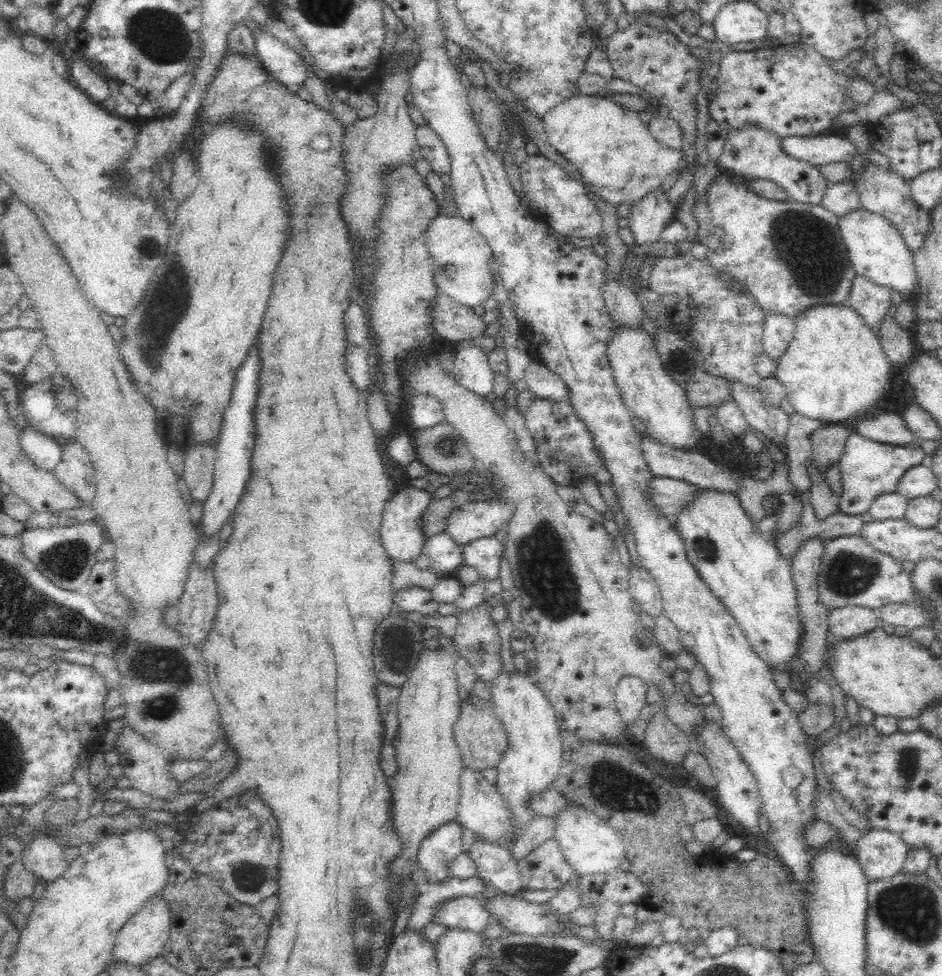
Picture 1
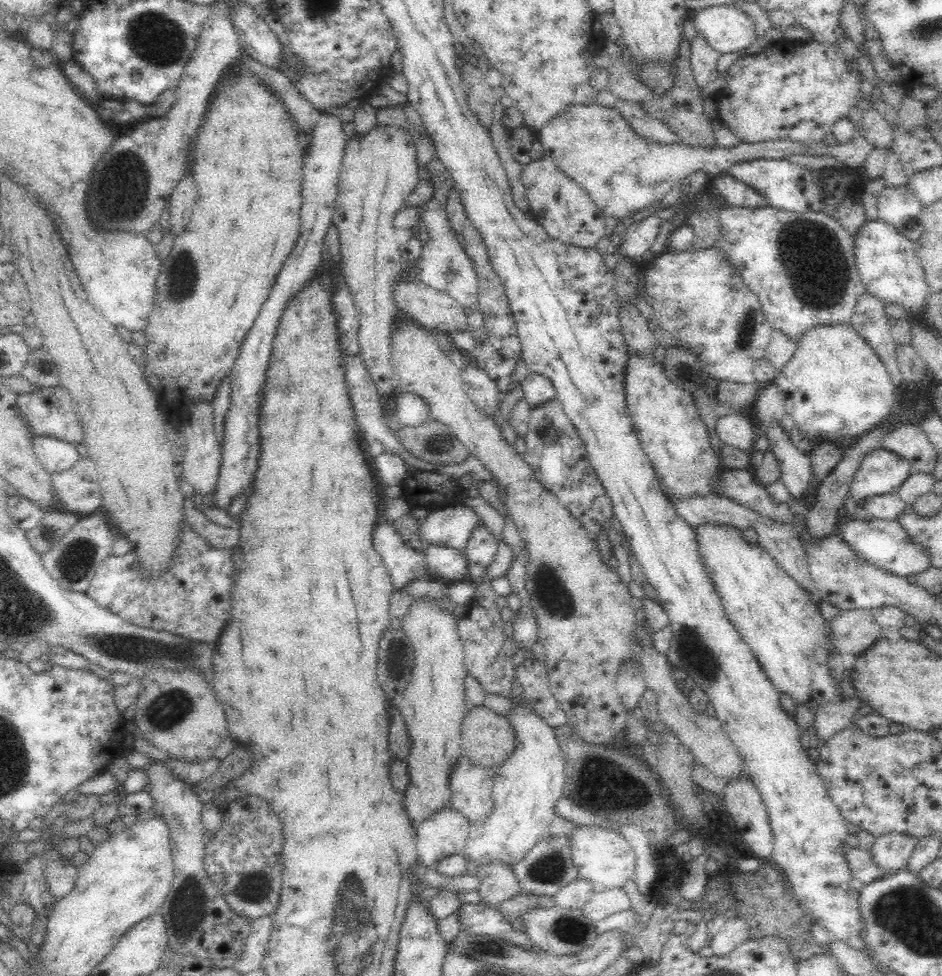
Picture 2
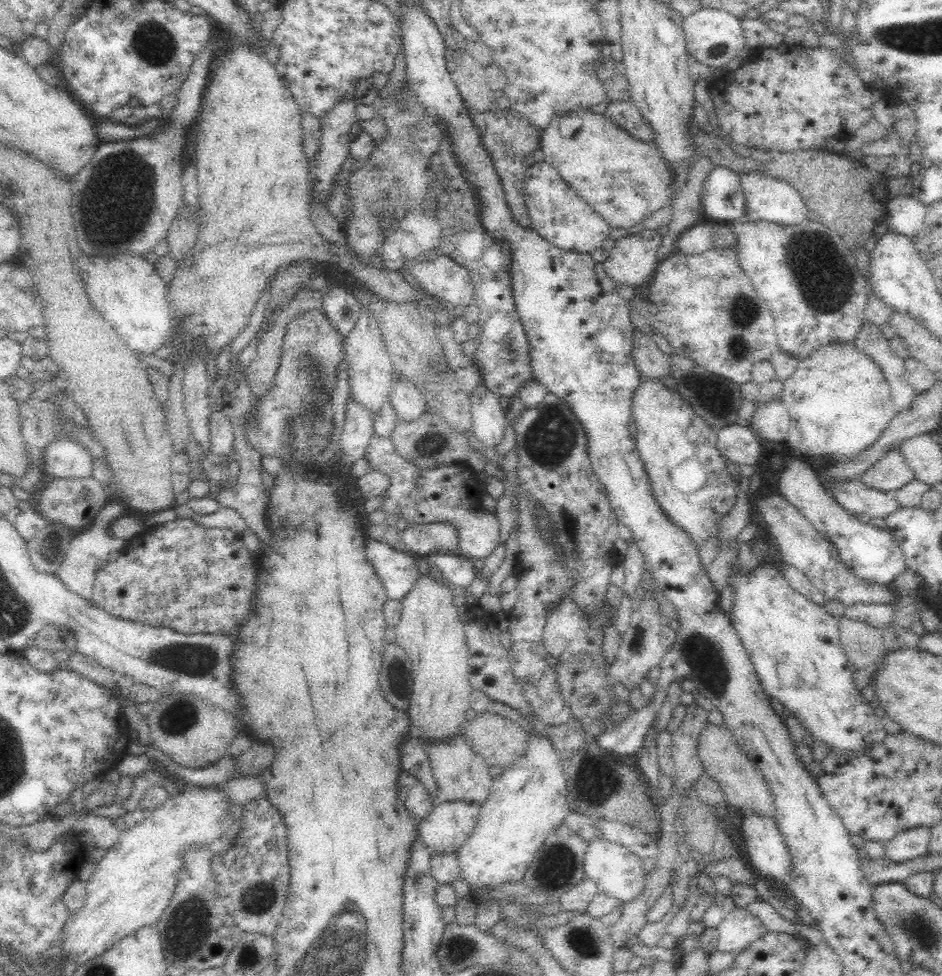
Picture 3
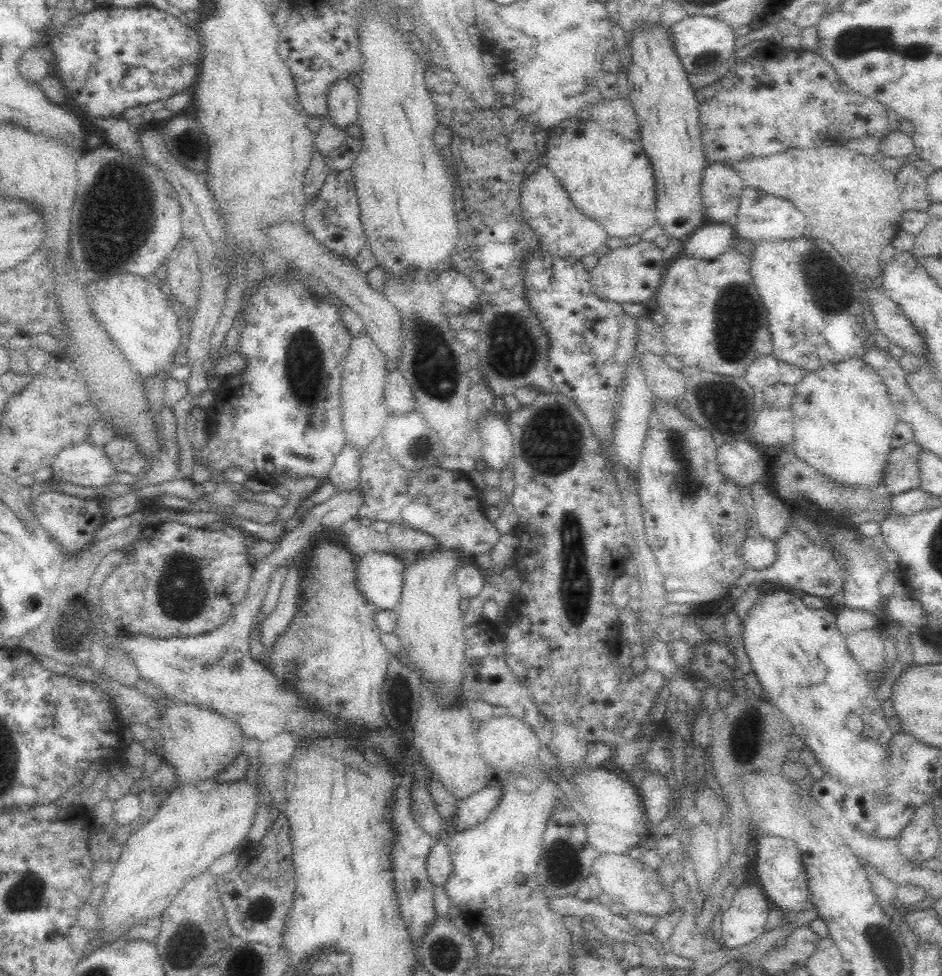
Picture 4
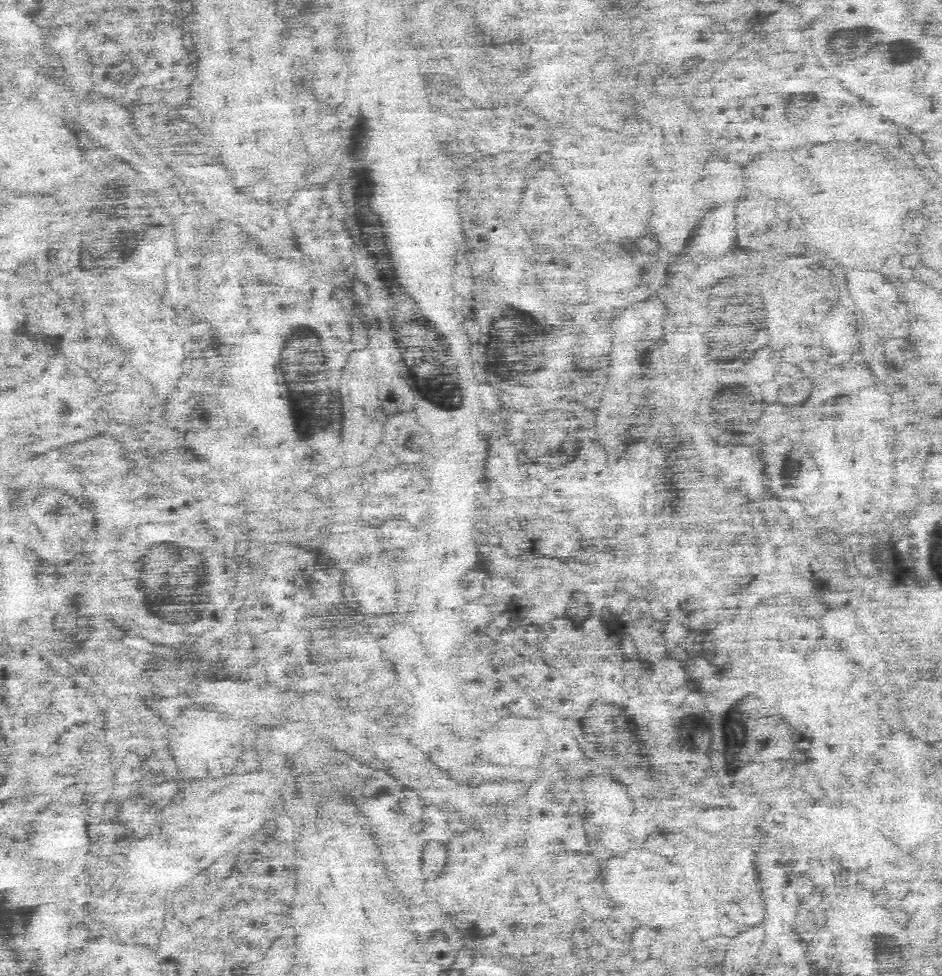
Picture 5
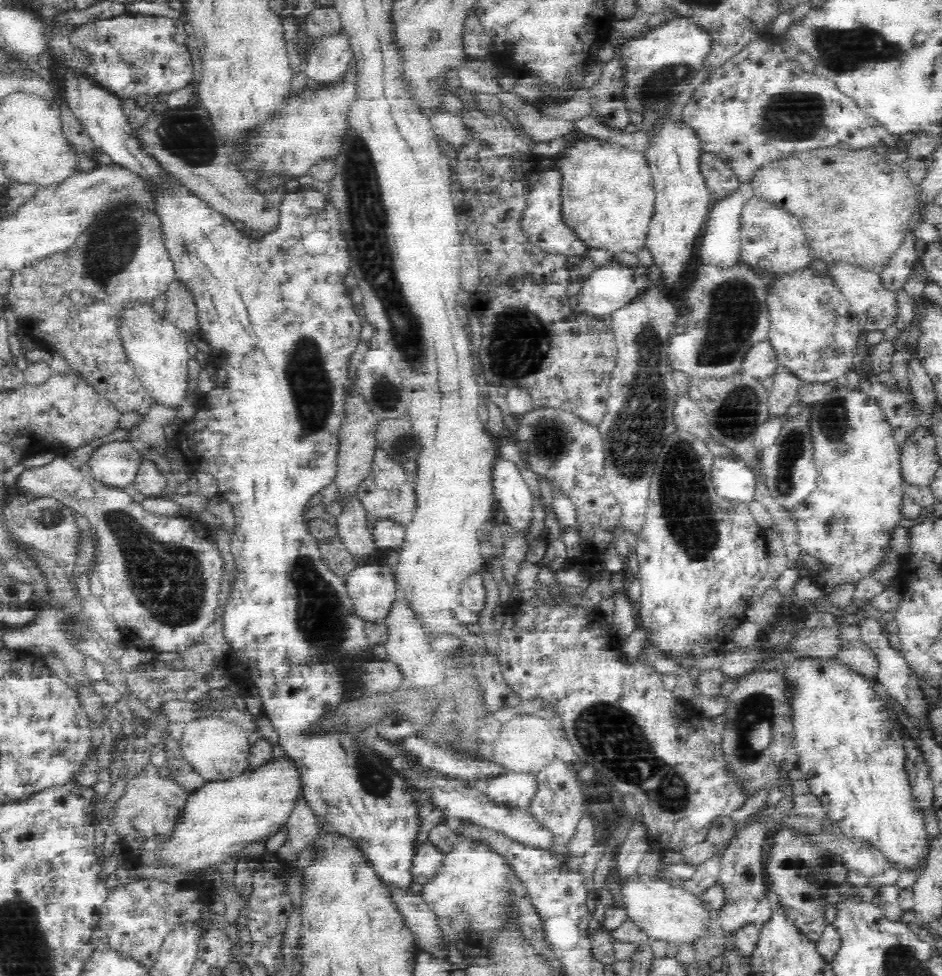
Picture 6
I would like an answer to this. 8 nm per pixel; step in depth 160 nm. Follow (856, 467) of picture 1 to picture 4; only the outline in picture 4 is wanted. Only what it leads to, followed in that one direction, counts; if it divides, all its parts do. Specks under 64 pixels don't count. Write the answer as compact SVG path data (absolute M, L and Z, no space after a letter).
M915 441L892 449L887 460L887 469L881 482L887 495L900 494L921 486L919 454L924 450Z

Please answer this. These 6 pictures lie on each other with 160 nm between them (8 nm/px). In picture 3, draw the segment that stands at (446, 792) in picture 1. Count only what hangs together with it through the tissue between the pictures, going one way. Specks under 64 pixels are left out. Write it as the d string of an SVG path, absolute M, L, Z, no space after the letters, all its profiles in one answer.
M421 574L411 592L401 600L401 618L397 627L393 628L396 643L406 651L413 666L412 696L407 715L413 732L429 740L440 740L463 732L470 717L469 697L473 688L469 681L469 648L464 631L464 618L459 616L457 608L454 607L454 598L449 586L437 582L434 577Z

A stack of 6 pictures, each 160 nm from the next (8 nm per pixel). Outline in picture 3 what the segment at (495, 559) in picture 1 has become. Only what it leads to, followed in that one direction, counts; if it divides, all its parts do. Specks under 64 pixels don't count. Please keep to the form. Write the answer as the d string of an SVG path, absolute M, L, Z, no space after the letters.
M376 434L370 438L364 458L370 471L378 470L388 475L388 488L384 492L380 492L382 503L378 508L382 509L386 516L396 514L404 518L408 524L450 523L456 529L456 535L458 535L457 554L468 559L486 559L486 556L490 556L492 550L500 544L499 520L495 514L483 508L481 504L481 498L484 494L482 483L479 481L479 475L474 473L468 464L461 463L424 469L398 455L394 450L390 437L386 438Z

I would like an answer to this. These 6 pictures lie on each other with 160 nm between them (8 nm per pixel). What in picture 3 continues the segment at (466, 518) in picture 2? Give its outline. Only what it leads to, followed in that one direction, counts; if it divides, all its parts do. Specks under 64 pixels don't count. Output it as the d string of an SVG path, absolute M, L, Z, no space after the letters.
M450 523L408 524L400 532L400 541L416 557L457 553L458 549L458 535Z

